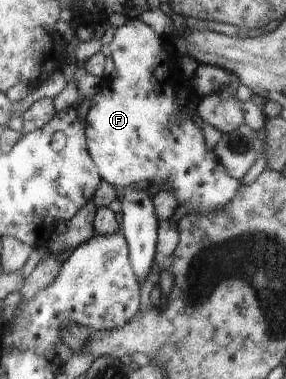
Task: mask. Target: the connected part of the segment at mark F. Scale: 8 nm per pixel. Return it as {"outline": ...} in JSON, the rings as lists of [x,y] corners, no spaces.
{"outline":[[[133,18],[124,26],[116,29],[113,41],[110,43],[111,57],[113,58],[115,64],[115,71],[111,76],[101,77],[102,80],[101,83],[99,83],[99,89],[92,97],[90,109],[86,117],[86,132],[90,156],[94,157],[95,165],[98,165],[99,173],[102,174],[102,178],[117,190],[137,186],[139,184],[144,184],[149,187],[149,185],[158,185],[158,183],[161,184],[163,189],[165,187],[164,184],[169,183],[169,185],[173,187],[171,191],[174,193],[174,198],[177,198],[179,207],[185,203],[187,213],[207,213],[208,211],[222,208],[227,201],[230,201],[240,188],[239,181],[232,178],[230,174],[226,172],[226,169],[223,167],[222,162],[219,161],[219,158],[216,156],[214,151],[209,153],[209,149],[205,147],[203,133],[197,129],[195,122],[187,116],[185,109],[186,105],[183,106],[181,114],[177,113],[177,103],[175,103],[175,101],[177,101],[177,91],[183,87],[183,83],[187,81],[187,78],[183,76],[183,71],[179,68],[179,57],[171,53],[169,49],[165,49],[163,44],[165,43],[161,43],[161,41],[159,41],[159,35],[157,35],[157,33],[155,33],[155,31],[153,31],[153,29],[151,29],[151,27],[149,27],[146,23],[143,23],[140,18]]]}

